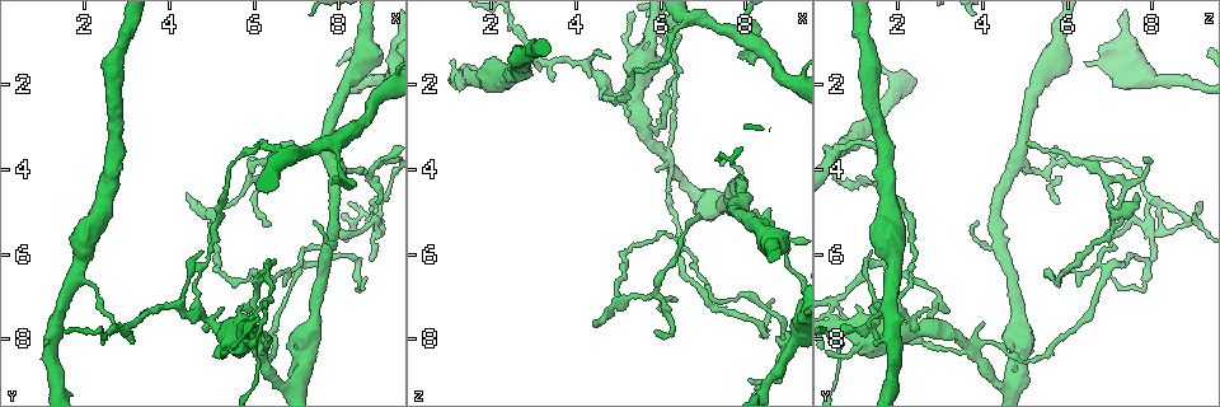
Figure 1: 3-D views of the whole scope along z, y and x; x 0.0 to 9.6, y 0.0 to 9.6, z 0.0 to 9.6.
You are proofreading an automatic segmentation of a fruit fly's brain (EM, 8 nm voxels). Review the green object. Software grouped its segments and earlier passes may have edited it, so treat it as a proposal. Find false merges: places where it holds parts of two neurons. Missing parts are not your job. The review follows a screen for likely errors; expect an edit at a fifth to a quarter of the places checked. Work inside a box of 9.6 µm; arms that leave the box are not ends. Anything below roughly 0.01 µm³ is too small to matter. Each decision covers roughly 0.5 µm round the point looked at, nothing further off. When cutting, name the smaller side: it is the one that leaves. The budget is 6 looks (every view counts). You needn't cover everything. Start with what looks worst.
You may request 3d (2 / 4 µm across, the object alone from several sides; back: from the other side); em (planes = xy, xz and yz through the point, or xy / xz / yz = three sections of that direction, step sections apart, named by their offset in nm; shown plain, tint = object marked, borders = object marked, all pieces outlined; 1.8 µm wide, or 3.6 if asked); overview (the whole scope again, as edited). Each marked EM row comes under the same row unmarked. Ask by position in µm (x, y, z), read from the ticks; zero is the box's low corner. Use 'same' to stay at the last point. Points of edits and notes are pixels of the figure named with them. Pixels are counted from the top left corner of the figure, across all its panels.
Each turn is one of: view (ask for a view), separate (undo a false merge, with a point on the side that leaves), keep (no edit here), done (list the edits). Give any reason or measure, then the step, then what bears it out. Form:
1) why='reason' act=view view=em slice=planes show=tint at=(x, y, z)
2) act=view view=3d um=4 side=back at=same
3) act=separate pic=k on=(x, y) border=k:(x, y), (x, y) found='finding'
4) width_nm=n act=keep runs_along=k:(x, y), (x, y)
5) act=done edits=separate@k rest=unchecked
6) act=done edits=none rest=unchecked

why='looks like a crossing' act=view view=3d um=2 at=(6.15, 8.25, 3.75)

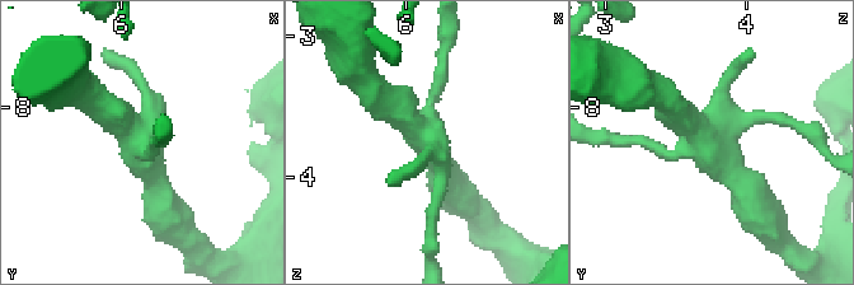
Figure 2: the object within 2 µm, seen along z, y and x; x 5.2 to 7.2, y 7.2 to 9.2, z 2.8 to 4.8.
why='need the tissue' act=view view=em slice=planes show=tint at=(6.18, 8.24, 3.72)

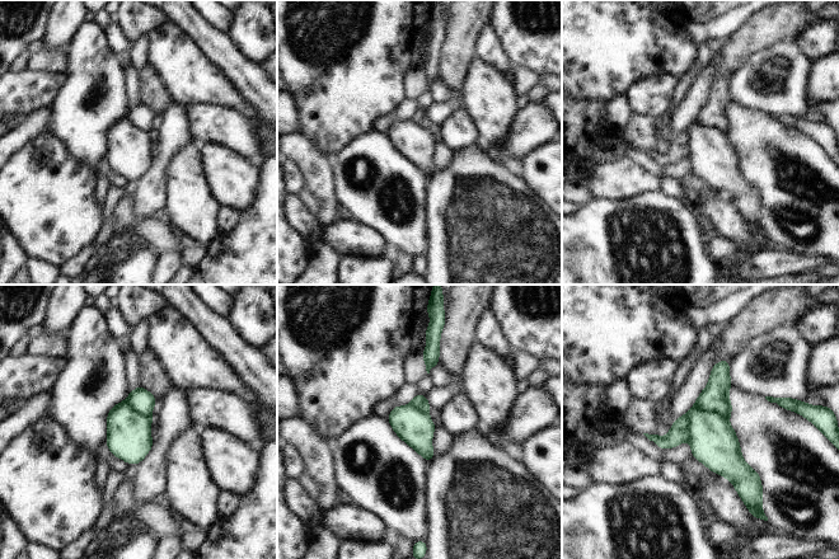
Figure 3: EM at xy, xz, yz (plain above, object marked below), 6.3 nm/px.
act=separate pic=3 on=(715, 398) border=3:(693, 407), (715, 410), (726, 419) found='two neurons meet here'

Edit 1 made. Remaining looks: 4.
act=view view=overview

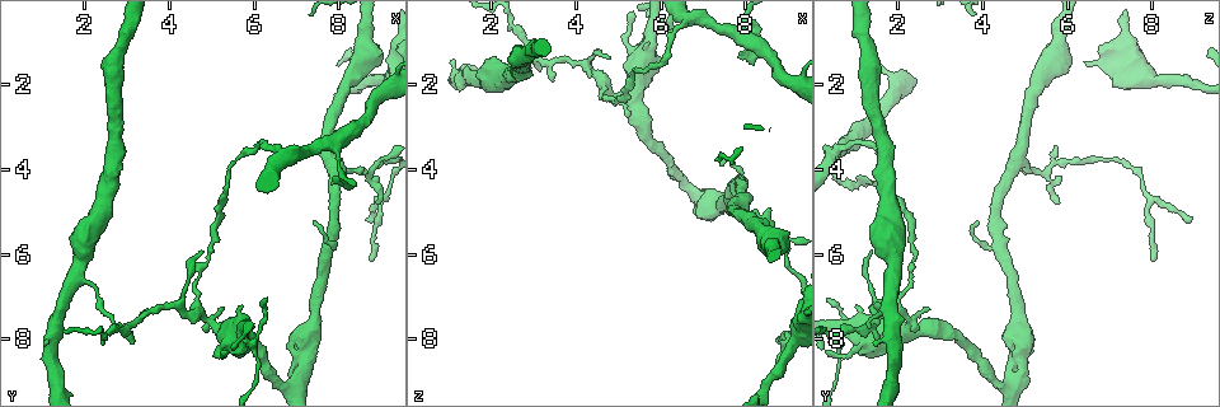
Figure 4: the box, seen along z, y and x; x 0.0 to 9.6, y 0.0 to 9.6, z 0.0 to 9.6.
why='calibre changes' act=view view=3d um=2 at=(4.65, 7.35, 1.95)

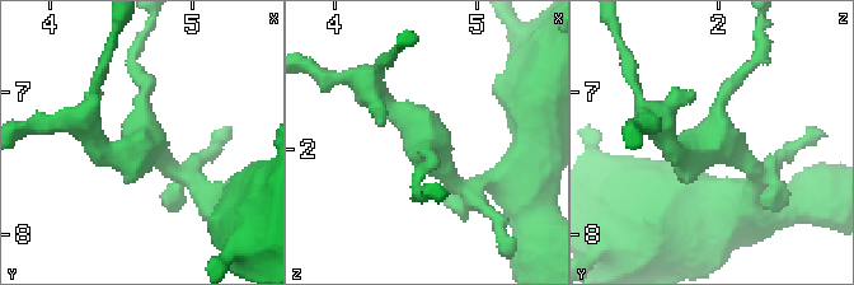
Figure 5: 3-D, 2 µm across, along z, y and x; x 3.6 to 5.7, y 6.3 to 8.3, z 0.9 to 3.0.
act=view view=em slice=planes show=tint at=(4.70, 7.38, 2.00)

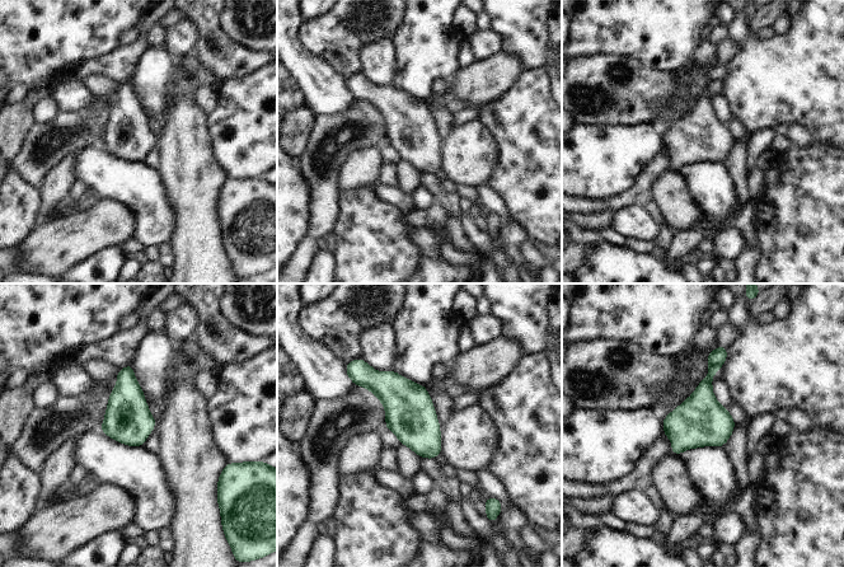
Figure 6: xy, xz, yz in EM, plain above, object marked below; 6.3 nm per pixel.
act=keep found='continuous, no second neuron'

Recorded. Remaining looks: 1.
act=done edits=separate@3 rest=unchecked

